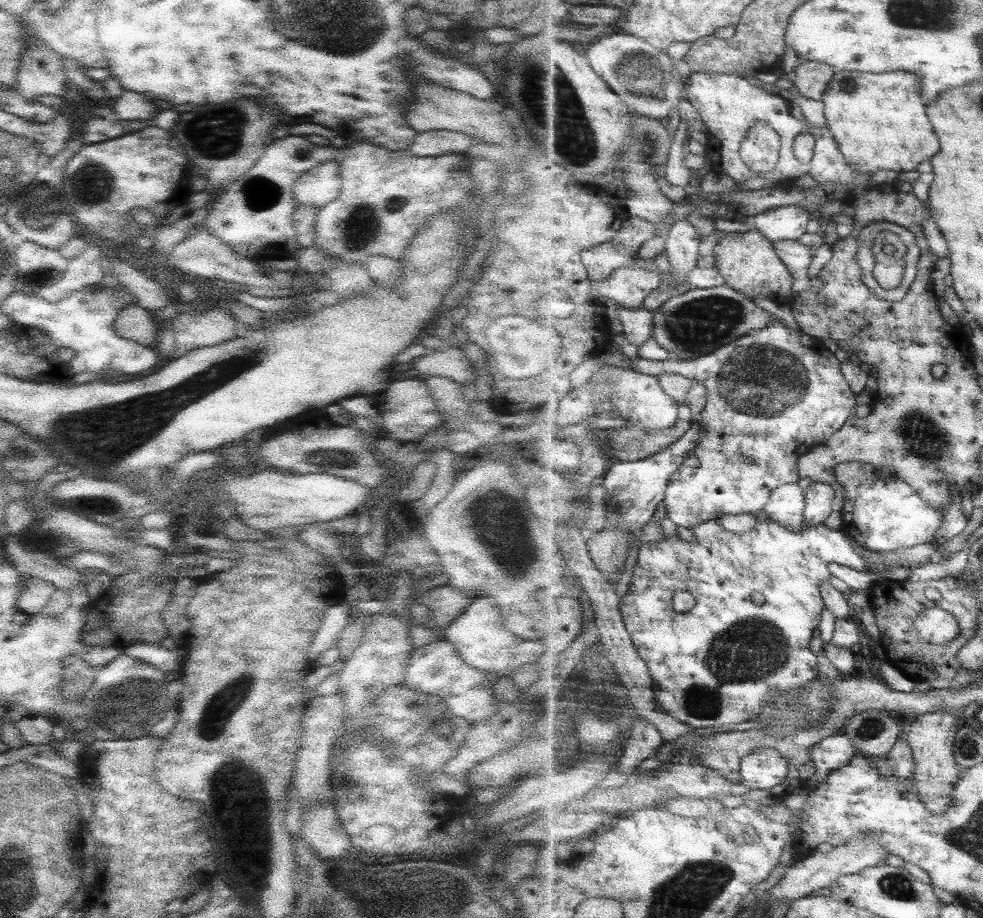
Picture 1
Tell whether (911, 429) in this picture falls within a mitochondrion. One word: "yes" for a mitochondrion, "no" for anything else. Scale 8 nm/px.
yes

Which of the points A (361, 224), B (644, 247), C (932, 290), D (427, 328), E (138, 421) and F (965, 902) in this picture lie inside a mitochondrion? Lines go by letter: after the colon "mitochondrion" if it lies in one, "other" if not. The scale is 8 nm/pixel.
A: mitochondrion
B: other
C: other
D: other
E: mitochondrion
F: other

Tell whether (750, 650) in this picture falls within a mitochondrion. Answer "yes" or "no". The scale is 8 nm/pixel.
yes

